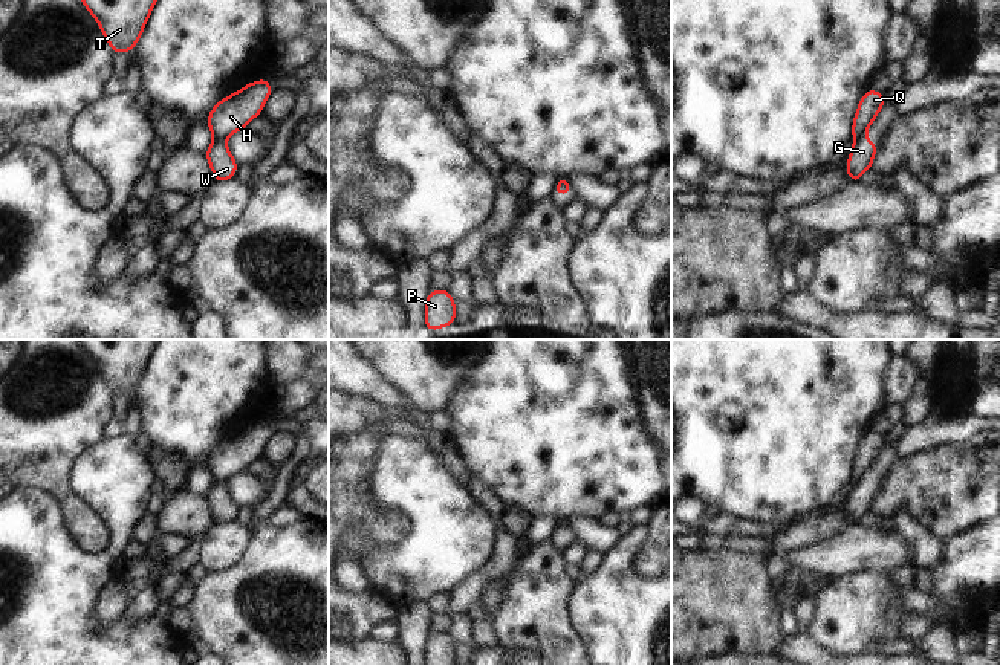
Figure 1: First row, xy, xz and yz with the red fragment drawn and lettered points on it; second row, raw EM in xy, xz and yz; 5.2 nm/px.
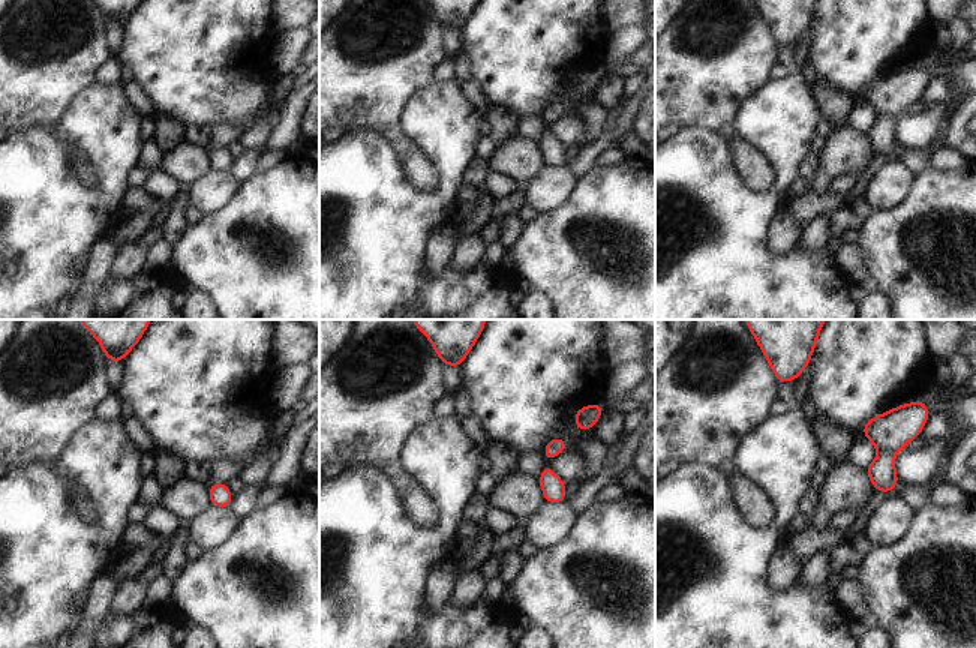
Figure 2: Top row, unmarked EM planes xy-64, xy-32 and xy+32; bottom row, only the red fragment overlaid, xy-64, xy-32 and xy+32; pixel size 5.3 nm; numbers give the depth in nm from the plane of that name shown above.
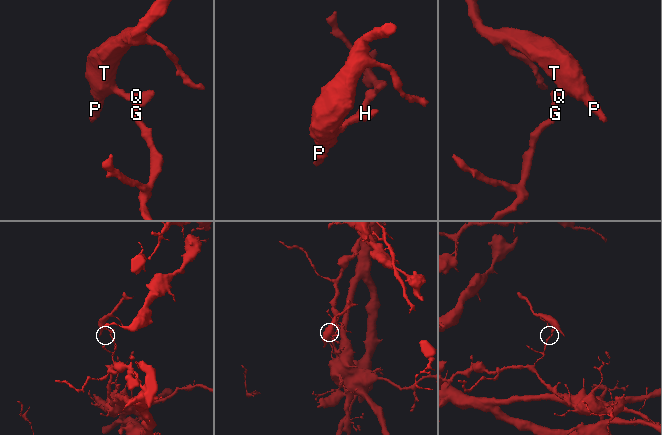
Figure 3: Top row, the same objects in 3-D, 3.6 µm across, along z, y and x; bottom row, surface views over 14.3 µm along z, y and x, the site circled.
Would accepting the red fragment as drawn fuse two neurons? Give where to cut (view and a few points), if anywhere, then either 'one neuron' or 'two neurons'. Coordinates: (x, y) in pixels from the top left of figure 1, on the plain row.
cut xy (214, 477), (225, 482); two neurons

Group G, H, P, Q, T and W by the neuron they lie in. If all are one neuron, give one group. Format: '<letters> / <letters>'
G W / H P Q T

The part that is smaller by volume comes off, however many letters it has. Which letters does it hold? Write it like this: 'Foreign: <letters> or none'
Foreign: H, P, Q, T.

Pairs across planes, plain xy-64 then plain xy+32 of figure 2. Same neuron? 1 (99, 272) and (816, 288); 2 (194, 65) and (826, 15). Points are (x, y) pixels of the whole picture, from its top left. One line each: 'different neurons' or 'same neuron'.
1: different neurons
2: same neuron

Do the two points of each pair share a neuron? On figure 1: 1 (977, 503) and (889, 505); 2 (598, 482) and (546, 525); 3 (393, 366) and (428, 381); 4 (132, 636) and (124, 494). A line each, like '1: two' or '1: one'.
1: one
2: two
3: one
4: one

